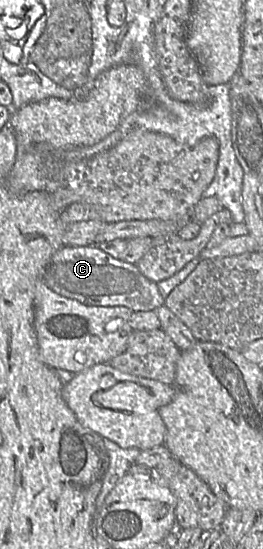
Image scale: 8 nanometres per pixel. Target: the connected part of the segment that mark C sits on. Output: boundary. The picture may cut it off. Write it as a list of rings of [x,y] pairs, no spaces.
[[[97,245],[63,246],[50,259],[45,278],[62,296],[92,306],[124,306],[133,312],[155,311],[165,303],[157,283],[151,281],[137,265],[117,259]]]

